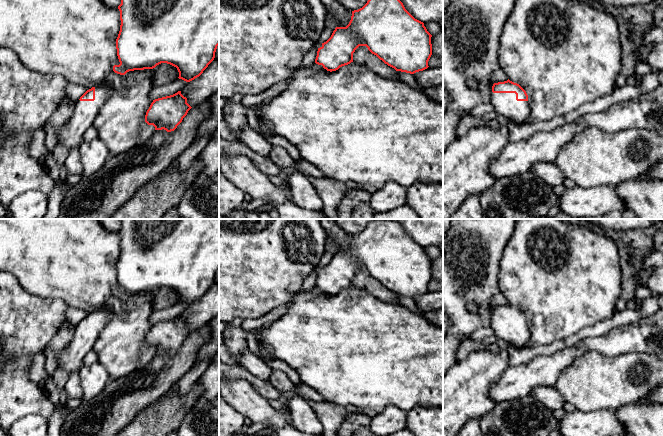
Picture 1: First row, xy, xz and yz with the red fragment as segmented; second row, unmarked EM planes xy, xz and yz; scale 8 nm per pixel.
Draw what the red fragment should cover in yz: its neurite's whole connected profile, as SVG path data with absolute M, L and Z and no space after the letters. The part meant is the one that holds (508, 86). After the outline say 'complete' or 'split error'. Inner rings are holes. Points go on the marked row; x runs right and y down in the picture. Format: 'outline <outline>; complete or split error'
outline M509 79L494 83L489 102L495 112L508 120L523 125L530 116L530 106L526 91L517 83Z; split error

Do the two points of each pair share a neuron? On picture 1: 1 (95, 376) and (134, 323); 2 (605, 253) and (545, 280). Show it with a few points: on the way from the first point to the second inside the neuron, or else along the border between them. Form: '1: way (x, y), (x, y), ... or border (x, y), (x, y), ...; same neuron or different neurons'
1: border (98, 361), (106, 370), (109, 380); different neurons
2: way (590, 262), (572, 276), (560, 276); same neuron

